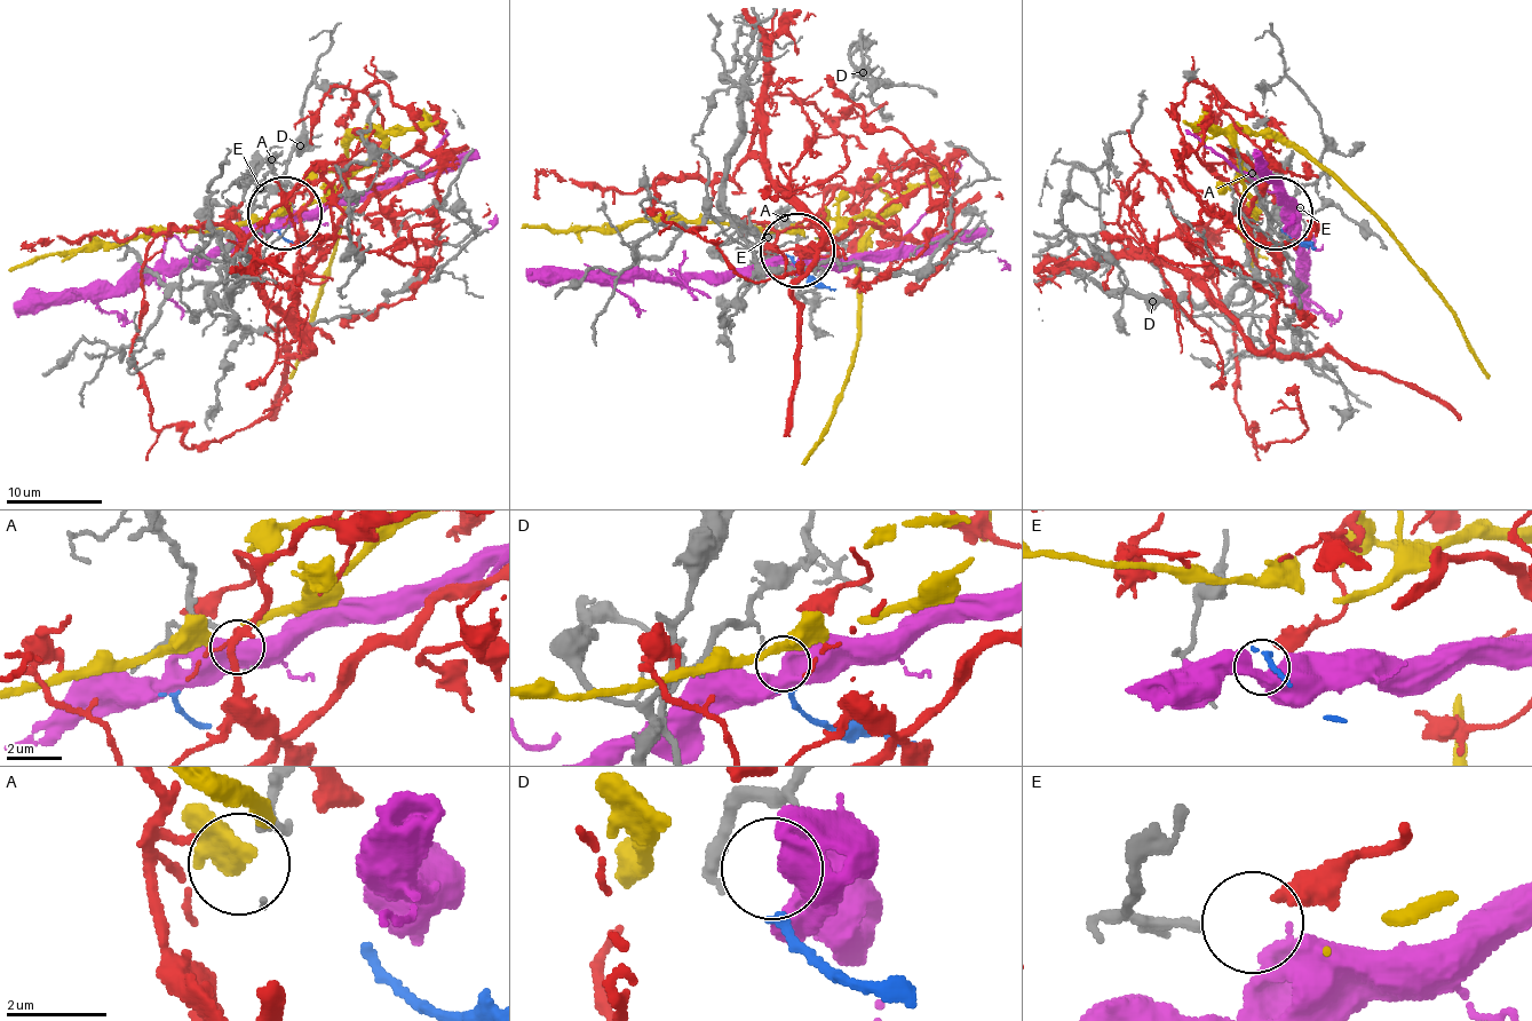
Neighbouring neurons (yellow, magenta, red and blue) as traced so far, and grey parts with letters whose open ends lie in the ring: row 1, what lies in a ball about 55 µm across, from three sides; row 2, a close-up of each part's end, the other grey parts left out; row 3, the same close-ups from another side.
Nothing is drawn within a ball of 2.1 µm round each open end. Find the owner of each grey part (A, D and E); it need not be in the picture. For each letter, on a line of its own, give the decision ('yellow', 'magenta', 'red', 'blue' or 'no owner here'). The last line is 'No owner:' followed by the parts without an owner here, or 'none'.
A: no owner here
D: blue
E: red
No owner: A

